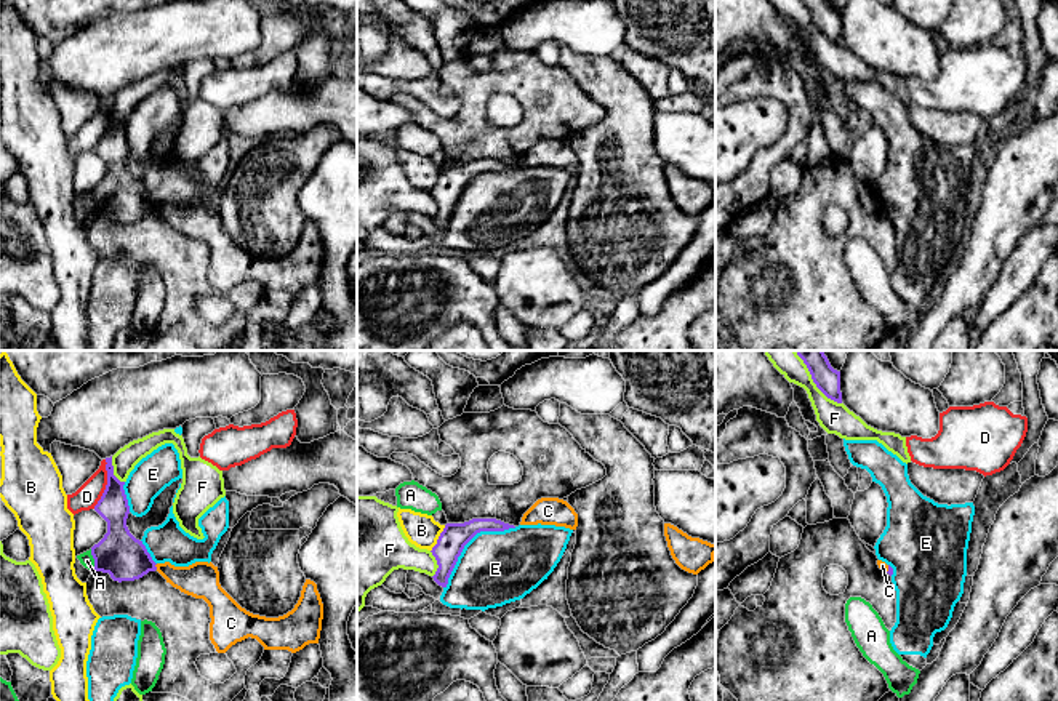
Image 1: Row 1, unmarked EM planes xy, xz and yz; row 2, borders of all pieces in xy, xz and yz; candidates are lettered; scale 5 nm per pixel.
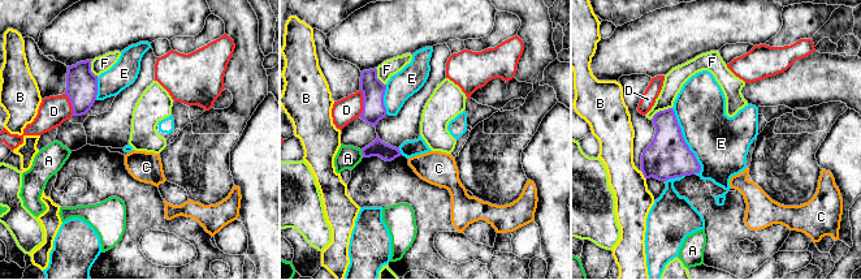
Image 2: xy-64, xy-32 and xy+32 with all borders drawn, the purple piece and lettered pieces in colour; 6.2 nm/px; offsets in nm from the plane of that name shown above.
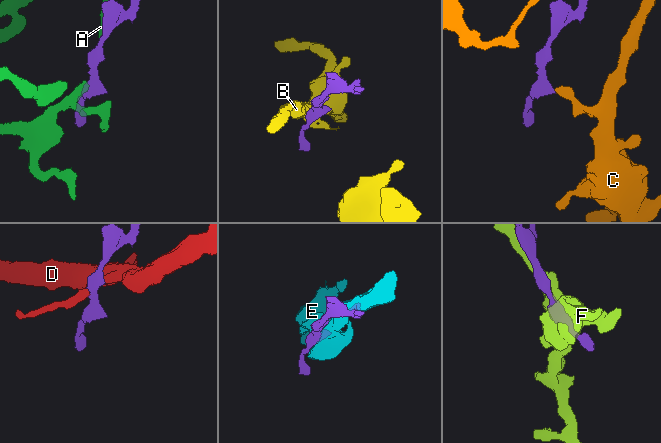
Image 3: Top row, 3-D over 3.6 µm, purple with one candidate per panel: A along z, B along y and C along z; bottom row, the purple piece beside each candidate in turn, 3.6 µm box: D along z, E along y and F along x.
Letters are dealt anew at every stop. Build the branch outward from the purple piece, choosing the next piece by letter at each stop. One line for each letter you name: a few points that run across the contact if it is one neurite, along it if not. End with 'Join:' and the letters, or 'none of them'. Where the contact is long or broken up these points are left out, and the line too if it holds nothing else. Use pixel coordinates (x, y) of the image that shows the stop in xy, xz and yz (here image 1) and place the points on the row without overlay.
Join: none of them

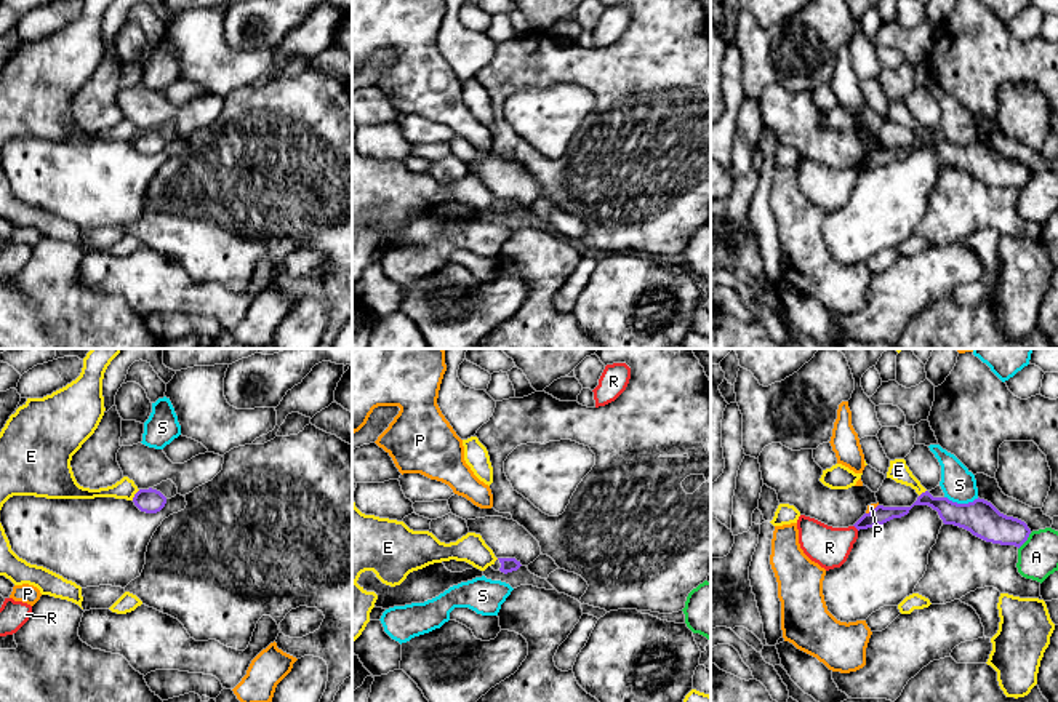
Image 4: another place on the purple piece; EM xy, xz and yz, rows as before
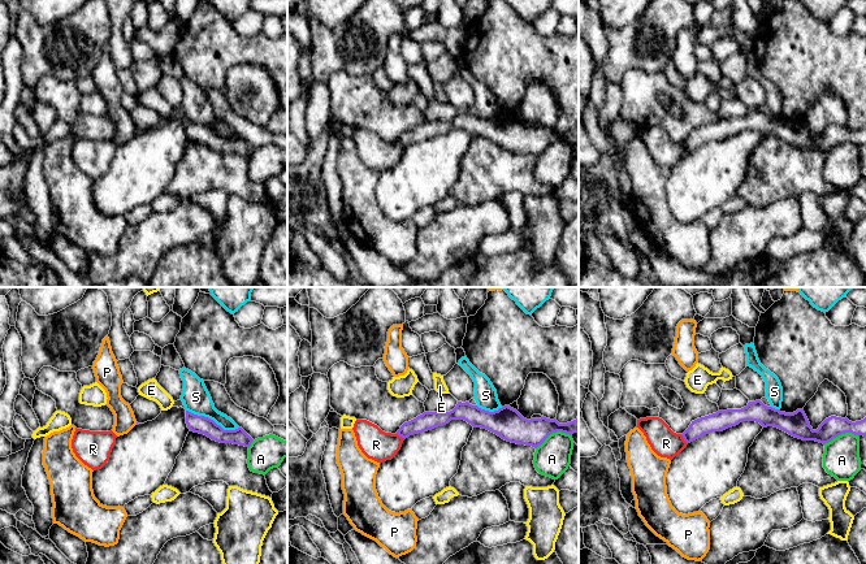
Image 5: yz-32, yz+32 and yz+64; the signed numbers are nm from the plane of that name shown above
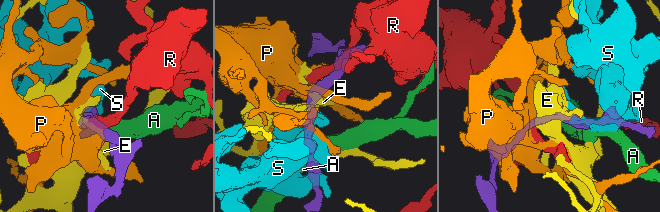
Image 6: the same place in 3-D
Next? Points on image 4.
Join: none of them

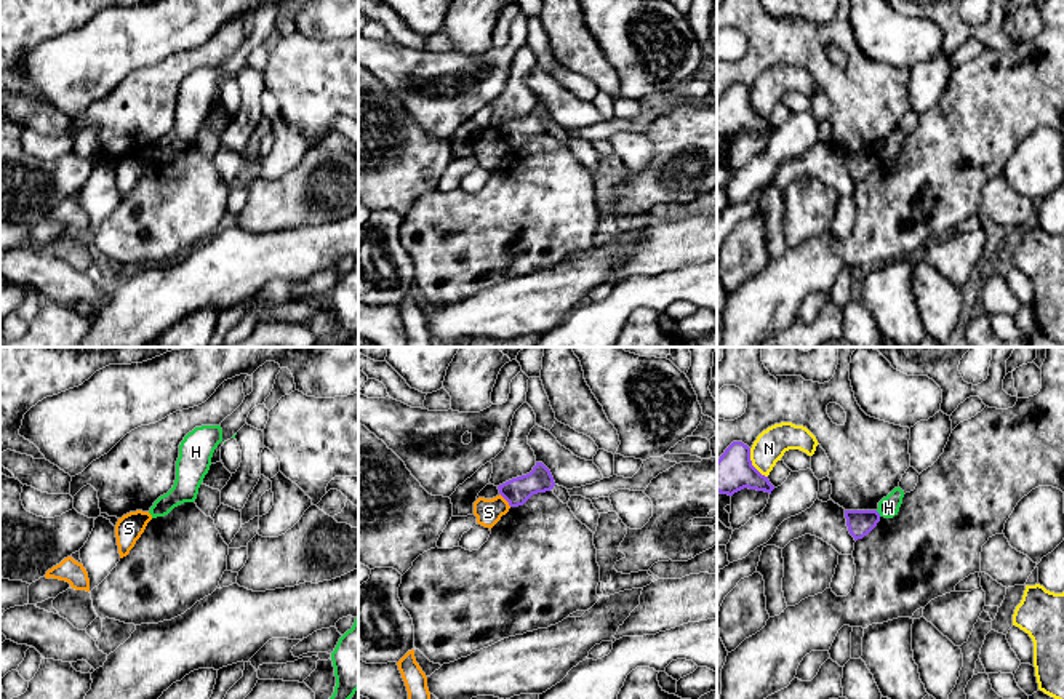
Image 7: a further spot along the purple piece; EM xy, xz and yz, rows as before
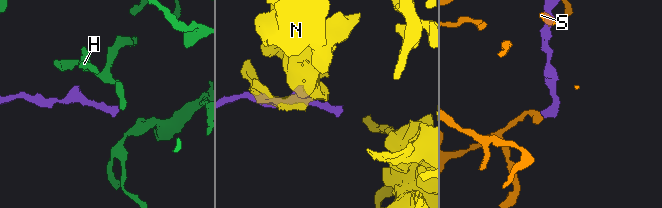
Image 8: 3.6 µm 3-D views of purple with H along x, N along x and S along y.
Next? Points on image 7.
Join: none of them

